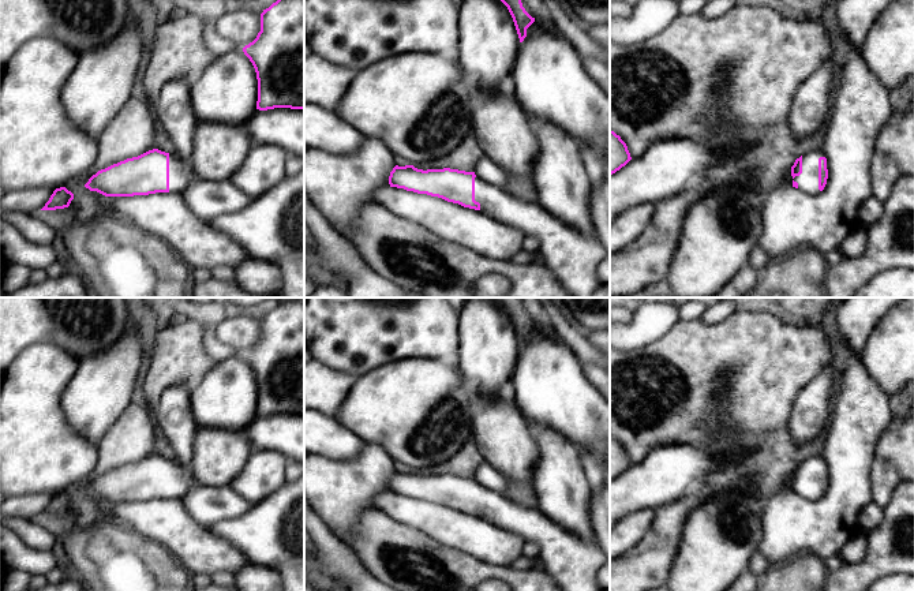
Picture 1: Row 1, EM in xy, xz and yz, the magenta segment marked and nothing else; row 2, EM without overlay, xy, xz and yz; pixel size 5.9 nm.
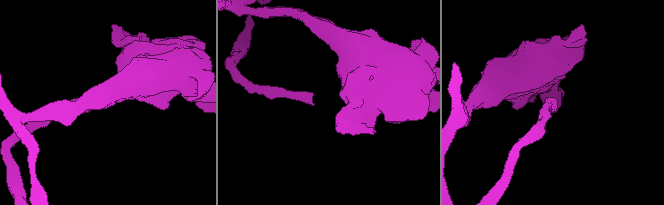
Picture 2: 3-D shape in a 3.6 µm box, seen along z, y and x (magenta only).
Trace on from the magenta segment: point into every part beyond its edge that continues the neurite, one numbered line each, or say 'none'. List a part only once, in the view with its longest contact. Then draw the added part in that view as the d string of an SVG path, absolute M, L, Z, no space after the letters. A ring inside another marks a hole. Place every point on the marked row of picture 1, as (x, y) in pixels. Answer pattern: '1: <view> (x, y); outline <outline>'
1: yz (808, 182); outline M814 150L802 156L802 173L793 180L798 183L798 190L808 194L819 194L819 158L825 157L821 150Z

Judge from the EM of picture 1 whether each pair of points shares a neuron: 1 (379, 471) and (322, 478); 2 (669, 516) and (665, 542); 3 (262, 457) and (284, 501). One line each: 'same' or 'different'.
1: same
2: same
3: different

